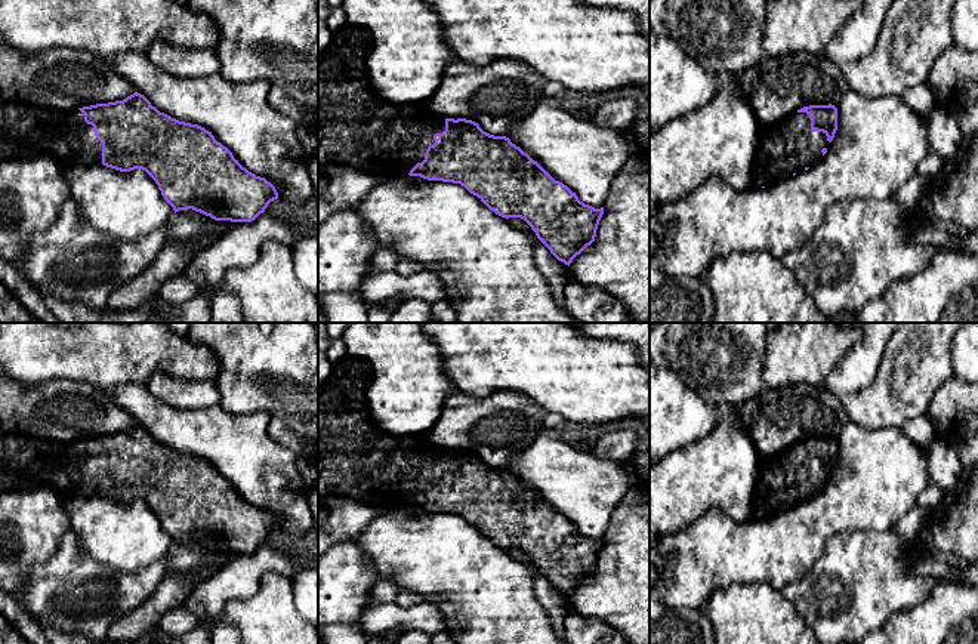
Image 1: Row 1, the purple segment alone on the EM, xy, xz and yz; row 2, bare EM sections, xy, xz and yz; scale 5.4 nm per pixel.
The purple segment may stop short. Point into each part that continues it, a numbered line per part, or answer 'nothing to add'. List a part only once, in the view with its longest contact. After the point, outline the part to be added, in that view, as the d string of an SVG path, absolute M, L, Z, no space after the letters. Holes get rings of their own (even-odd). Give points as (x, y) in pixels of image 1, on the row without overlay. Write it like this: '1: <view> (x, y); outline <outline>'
1: xz (358, 461); outline M345 355L331 367L330 376L318 383L318 499L352 499L377 509L379 512L408 508L410 502L425 492L434 466L445 462L445 450L432 446L426 432L394 435L382 431L373 420L367 403L367 385L371 370L364 360Z

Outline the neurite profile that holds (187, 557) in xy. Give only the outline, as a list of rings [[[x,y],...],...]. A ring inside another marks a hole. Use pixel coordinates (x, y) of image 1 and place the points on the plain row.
[[[192,540],[179,542],[167,557],[169,573],[194,573],[204,566],[213,566],[217,570],[229,561],[231,555],[231,552],[215,552]]]

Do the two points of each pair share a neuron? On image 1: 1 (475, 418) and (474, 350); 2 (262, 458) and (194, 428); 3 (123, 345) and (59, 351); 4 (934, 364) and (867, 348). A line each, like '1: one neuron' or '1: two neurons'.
1: two neurons
2: one neuron
3: one neuron
4: two neurons

